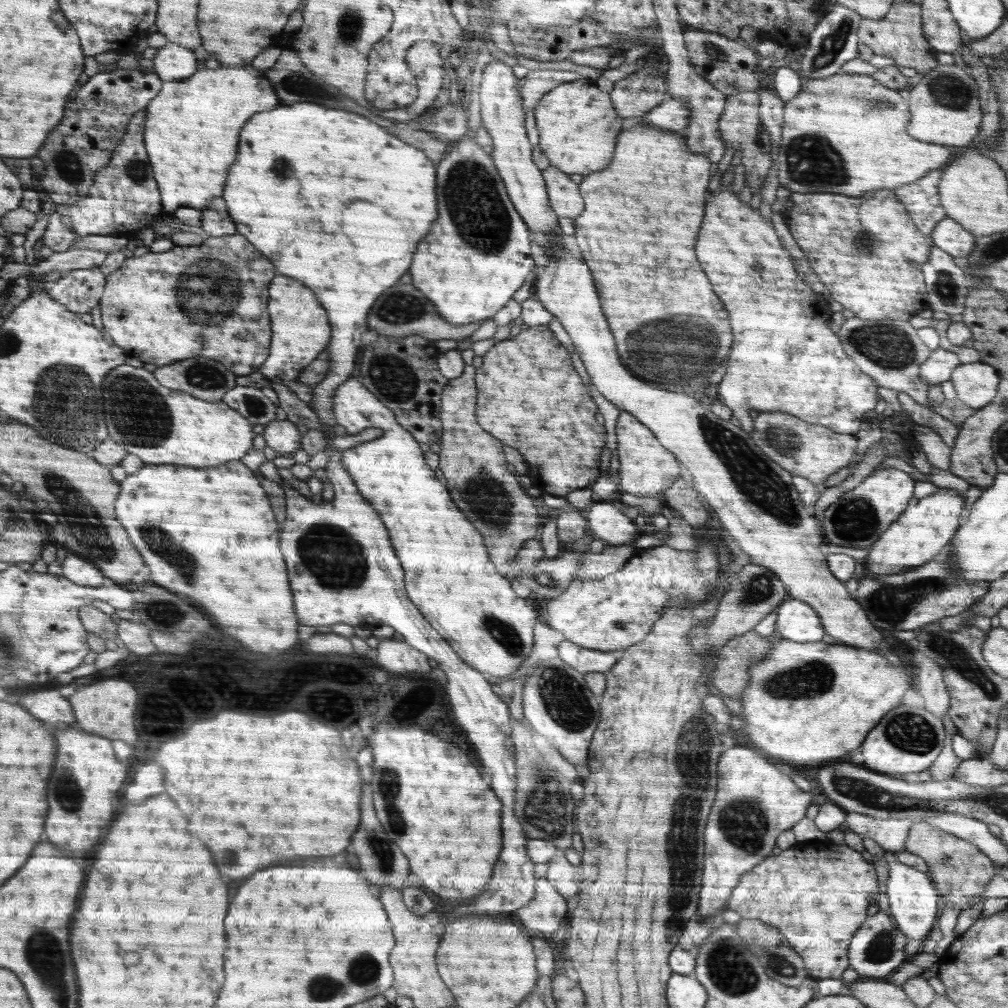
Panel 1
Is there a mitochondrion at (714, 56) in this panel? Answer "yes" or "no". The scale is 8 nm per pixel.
yes

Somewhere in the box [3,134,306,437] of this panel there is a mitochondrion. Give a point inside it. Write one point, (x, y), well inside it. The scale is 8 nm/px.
(212, 290)

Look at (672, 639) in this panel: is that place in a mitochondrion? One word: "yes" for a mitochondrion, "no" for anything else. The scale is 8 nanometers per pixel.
no

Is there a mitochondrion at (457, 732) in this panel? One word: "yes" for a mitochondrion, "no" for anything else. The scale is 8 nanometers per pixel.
no

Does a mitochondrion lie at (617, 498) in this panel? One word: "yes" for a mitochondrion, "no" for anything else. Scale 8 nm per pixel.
no

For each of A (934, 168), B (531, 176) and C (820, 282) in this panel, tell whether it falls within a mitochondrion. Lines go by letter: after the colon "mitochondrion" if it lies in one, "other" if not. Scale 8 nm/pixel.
A: other
B: other
C: other

